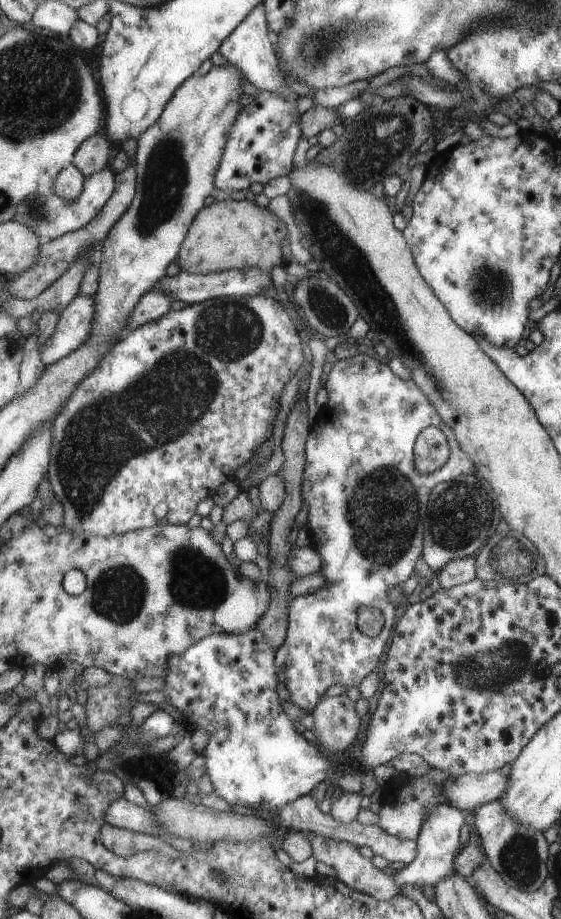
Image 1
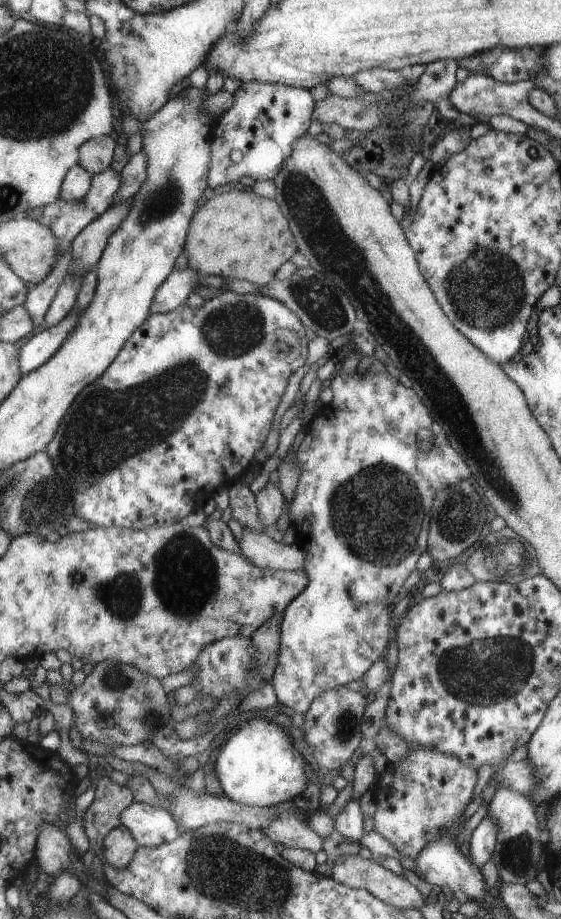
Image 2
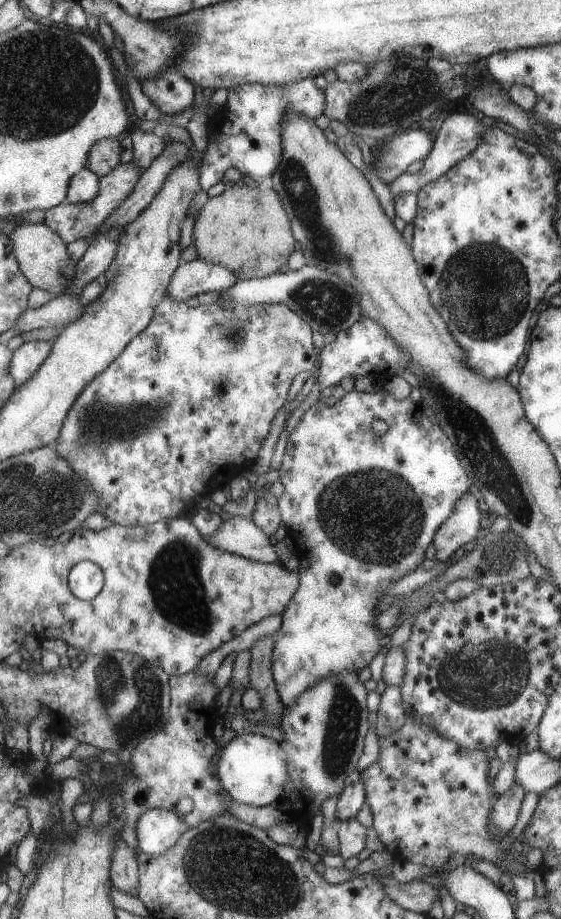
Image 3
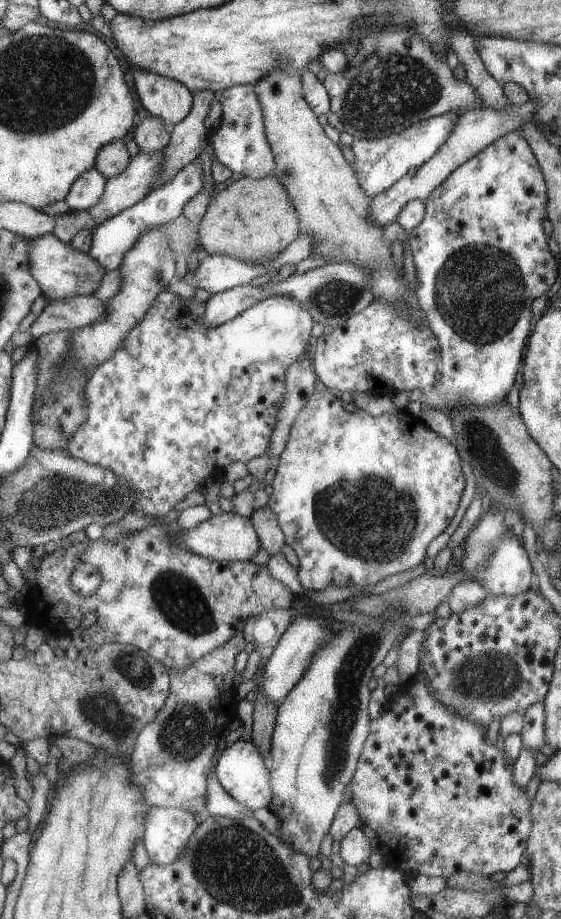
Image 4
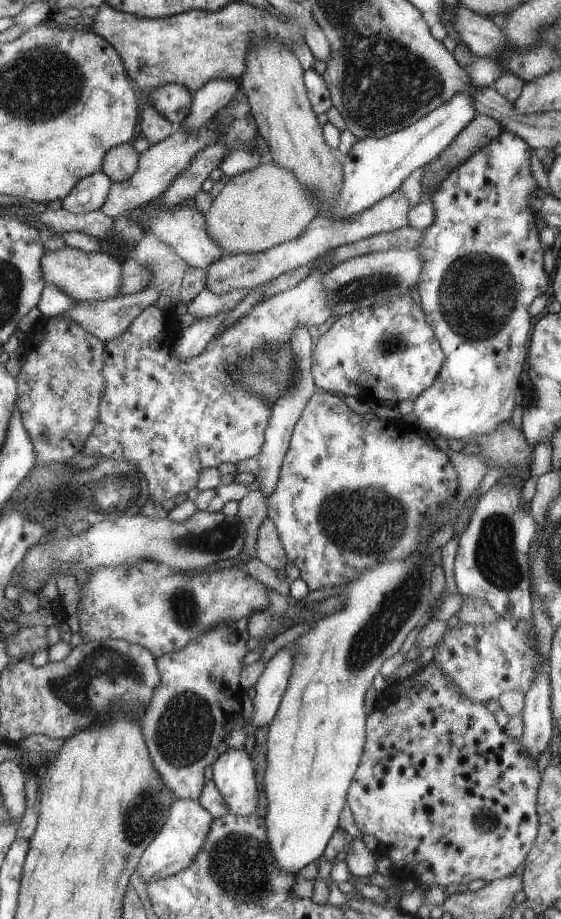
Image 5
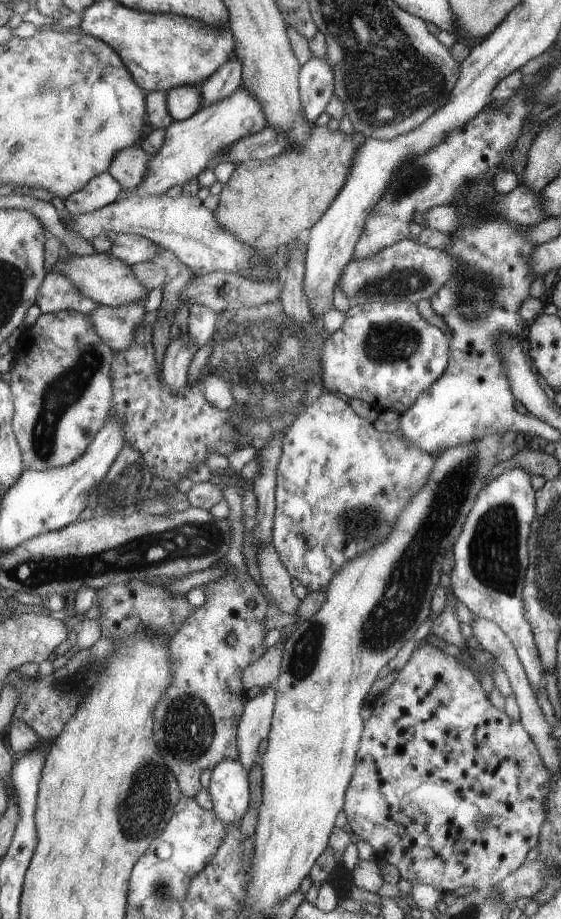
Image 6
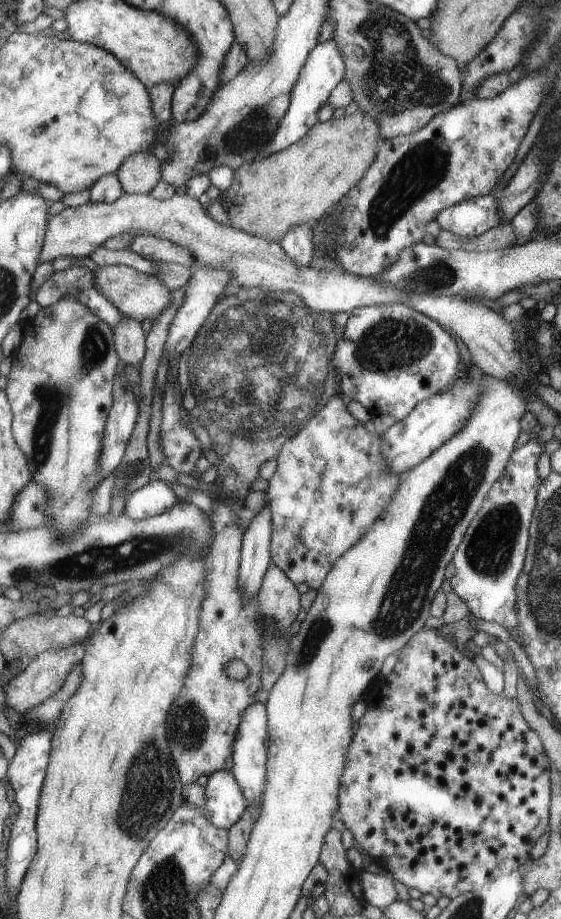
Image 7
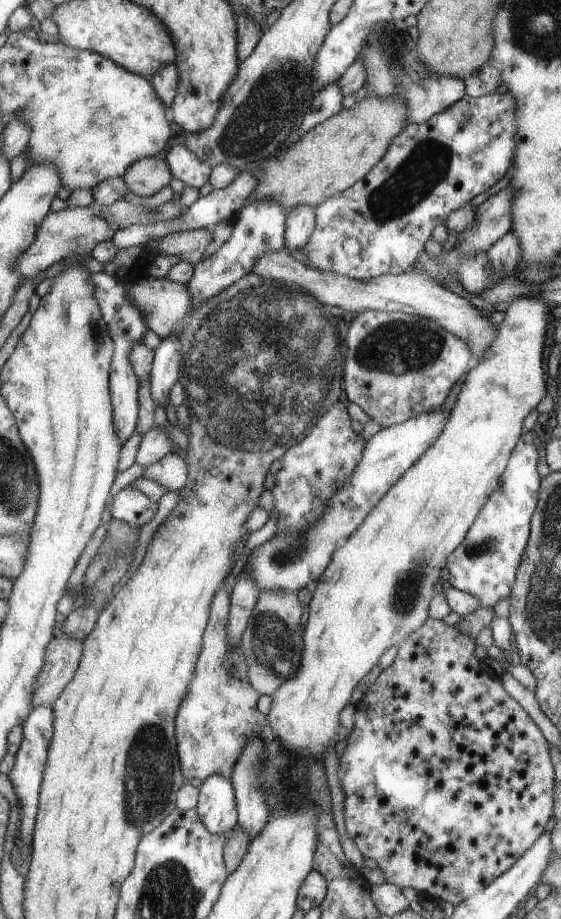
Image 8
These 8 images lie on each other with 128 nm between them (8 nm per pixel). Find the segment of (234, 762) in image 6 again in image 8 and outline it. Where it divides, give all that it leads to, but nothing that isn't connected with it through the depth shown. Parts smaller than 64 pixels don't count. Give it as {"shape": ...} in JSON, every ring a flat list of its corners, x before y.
{"shape":[[213,774,198,789,196,814,209,834,228,835,236,827,236,798,232,782]]}

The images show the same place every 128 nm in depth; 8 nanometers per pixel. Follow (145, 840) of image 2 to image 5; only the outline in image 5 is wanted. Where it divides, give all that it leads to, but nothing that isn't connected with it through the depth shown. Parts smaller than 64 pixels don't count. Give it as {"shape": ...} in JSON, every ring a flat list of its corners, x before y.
{"shape":[[174,800,169,805,164,824,159,832,155,833,154,839,149,842,138,862,137,870,140,872,142,883,172,875,187,867,200,846,204,844,212,820,212,816,199,805,198,800]]}

